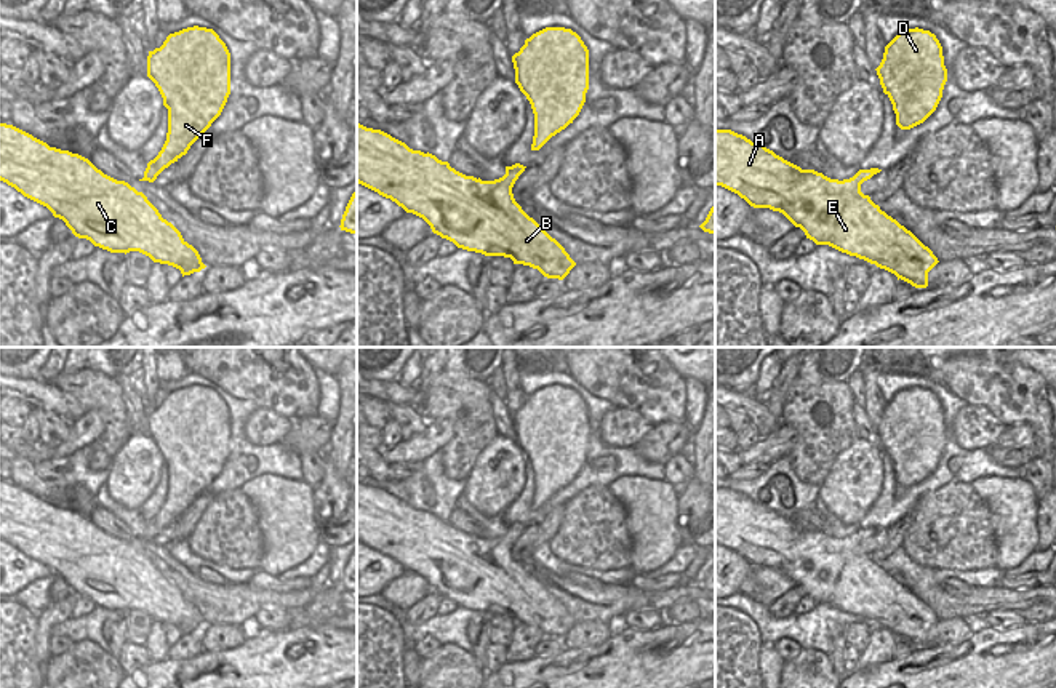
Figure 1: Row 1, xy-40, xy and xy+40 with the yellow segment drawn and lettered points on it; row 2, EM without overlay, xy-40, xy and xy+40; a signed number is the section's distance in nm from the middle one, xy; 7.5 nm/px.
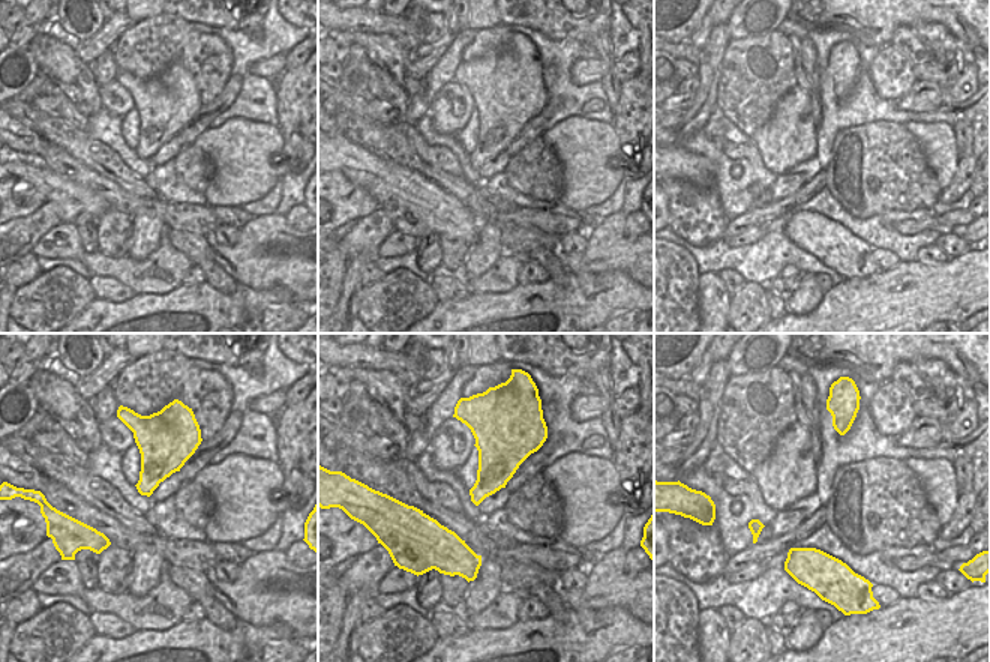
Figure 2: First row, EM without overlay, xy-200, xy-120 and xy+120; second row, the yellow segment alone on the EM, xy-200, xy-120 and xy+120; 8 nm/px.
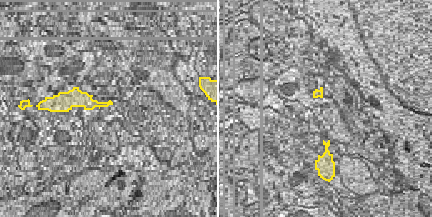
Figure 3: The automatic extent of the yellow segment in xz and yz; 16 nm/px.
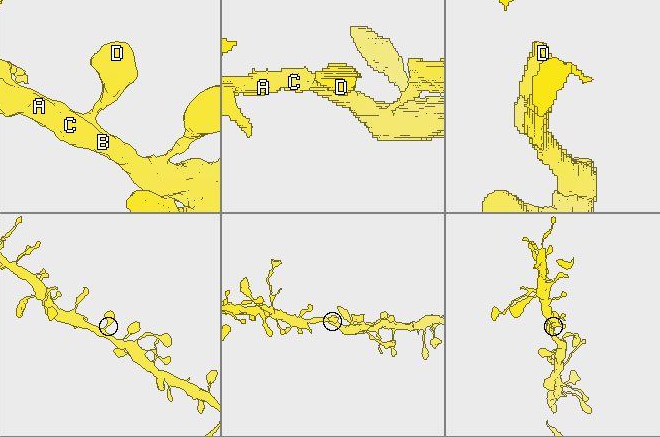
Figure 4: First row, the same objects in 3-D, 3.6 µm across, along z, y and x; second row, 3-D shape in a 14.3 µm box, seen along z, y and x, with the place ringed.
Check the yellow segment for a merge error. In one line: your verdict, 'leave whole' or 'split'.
leave whole

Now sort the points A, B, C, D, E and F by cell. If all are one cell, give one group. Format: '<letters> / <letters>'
A B C D E F

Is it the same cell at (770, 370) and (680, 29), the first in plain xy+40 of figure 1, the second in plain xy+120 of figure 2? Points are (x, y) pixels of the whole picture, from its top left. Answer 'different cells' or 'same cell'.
different cells

